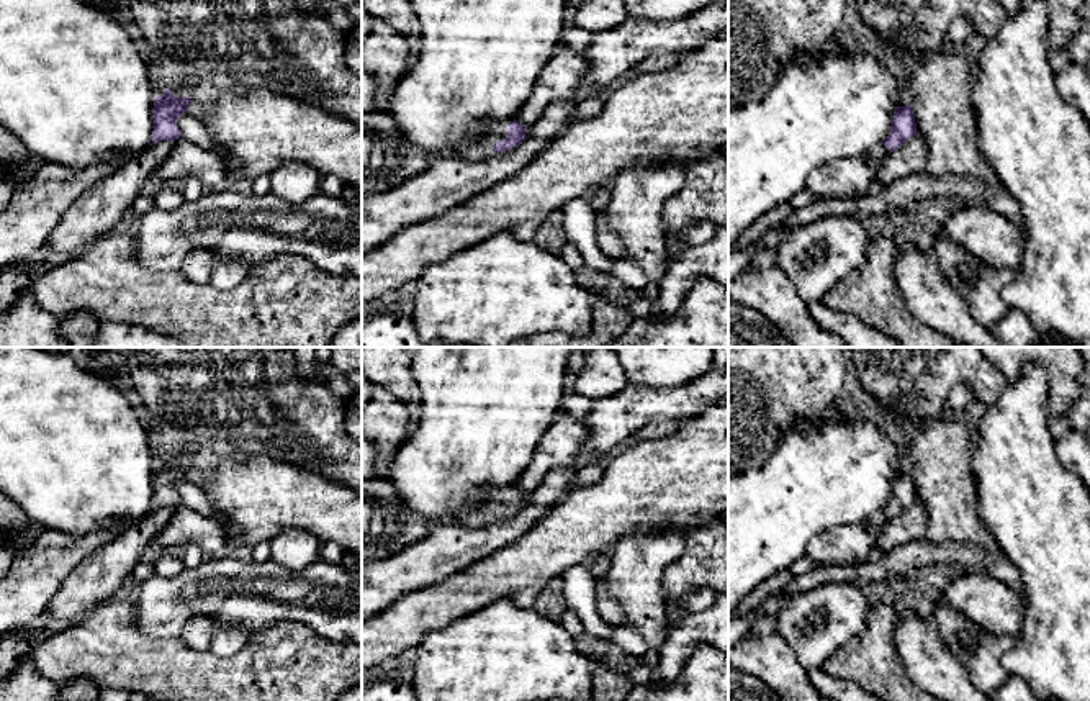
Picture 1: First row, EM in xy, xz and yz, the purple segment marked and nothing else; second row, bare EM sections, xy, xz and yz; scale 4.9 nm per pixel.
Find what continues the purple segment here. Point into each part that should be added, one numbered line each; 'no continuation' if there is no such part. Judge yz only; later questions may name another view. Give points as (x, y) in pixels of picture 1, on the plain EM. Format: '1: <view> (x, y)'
1: yz (878, 518)

